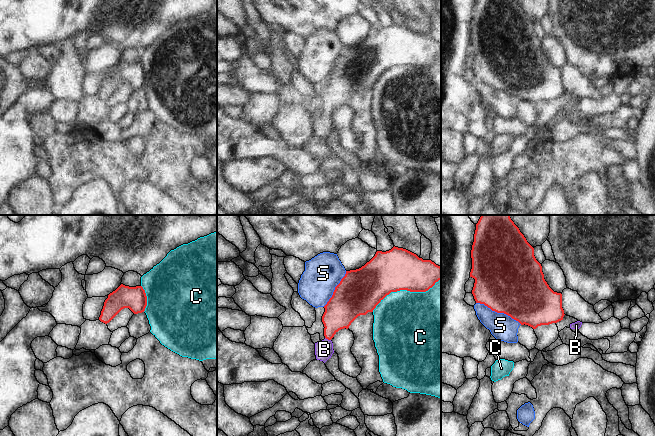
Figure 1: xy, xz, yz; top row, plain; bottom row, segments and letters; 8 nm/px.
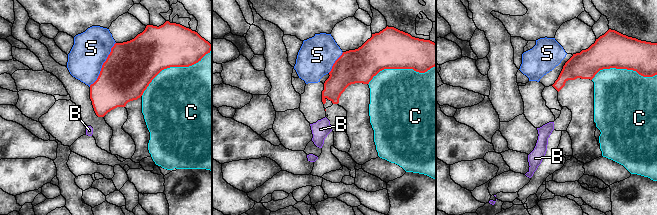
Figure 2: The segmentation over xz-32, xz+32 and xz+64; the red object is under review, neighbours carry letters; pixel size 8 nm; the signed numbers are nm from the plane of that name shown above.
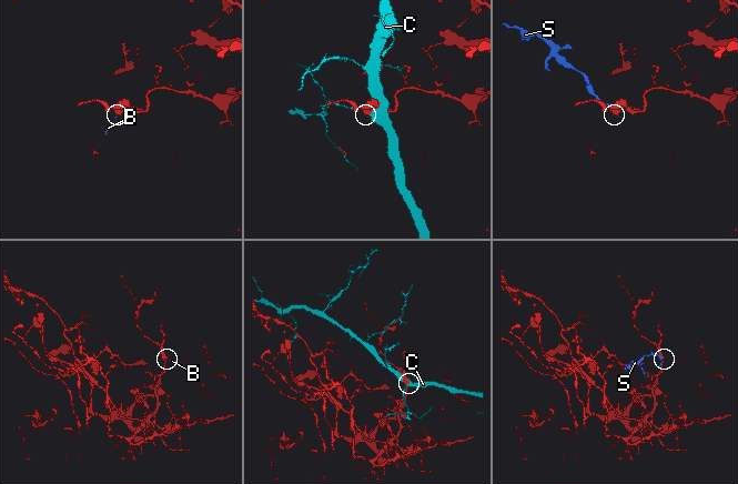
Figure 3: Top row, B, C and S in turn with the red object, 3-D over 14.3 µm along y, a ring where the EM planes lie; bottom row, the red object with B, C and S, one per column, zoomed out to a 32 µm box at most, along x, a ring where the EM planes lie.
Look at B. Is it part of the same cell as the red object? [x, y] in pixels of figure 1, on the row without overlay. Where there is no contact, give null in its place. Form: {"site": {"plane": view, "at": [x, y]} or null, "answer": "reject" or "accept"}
{"site": {"plane": "xz", "at": [328, 115]}, "answer": "accept"}

